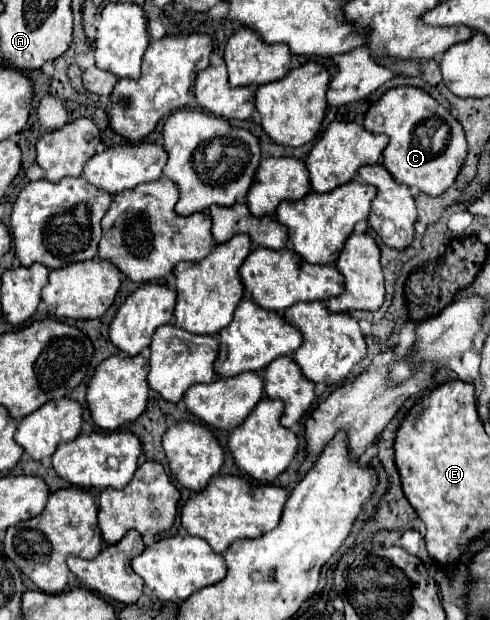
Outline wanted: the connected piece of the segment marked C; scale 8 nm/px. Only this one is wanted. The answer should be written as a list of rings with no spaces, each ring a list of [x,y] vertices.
[[[414,86],[390,88],[368,108],[364,128],[390,138],[382,154],[382,166],[398,184],[416,186],[430,196],[438,196],[454,184],[466,156],[466,136],[462,124],[424,90]]]

